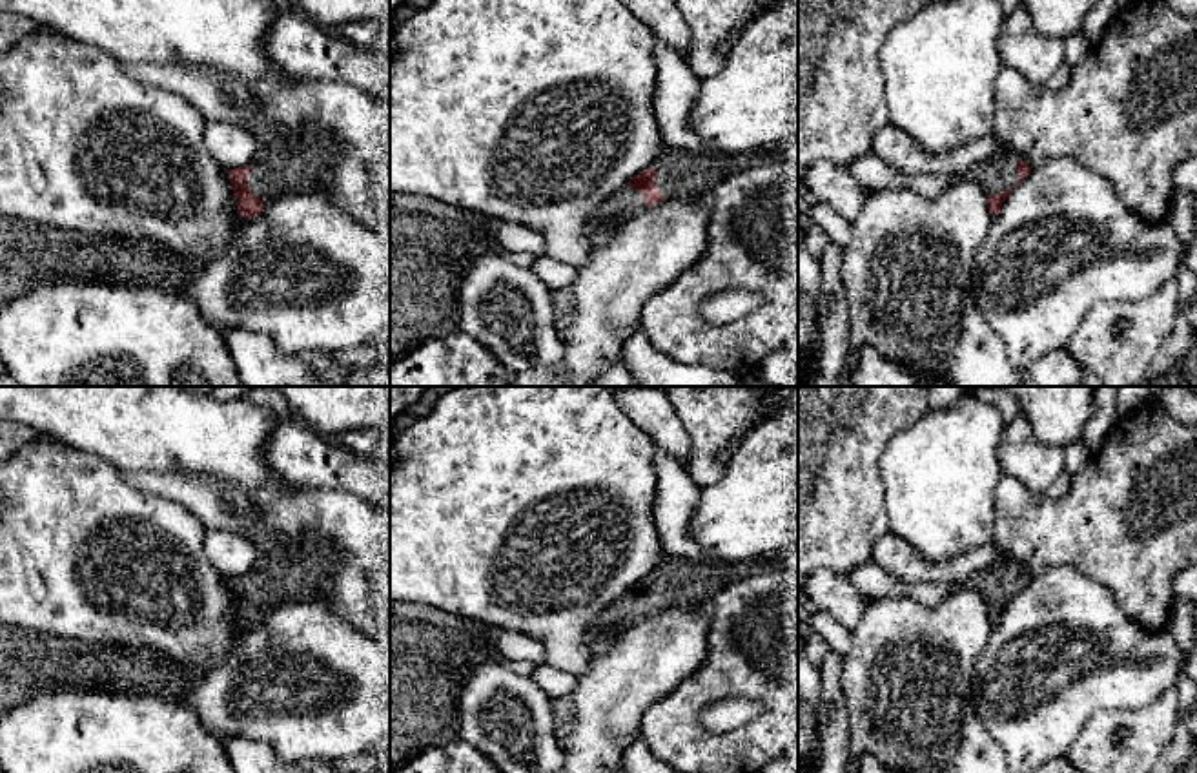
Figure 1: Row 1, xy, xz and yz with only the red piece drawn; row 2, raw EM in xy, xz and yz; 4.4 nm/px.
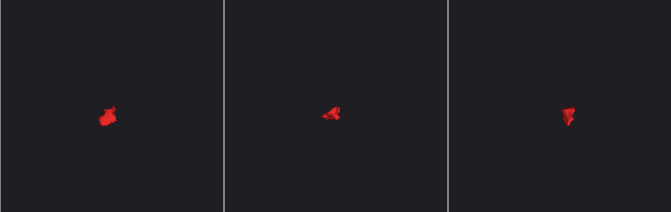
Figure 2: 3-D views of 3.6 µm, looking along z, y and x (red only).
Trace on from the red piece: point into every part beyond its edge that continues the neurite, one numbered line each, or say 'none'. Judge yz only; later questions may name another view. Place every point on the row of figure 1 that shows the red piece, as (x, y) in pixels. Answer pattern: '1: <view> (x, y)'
1: yz (999, 174)

